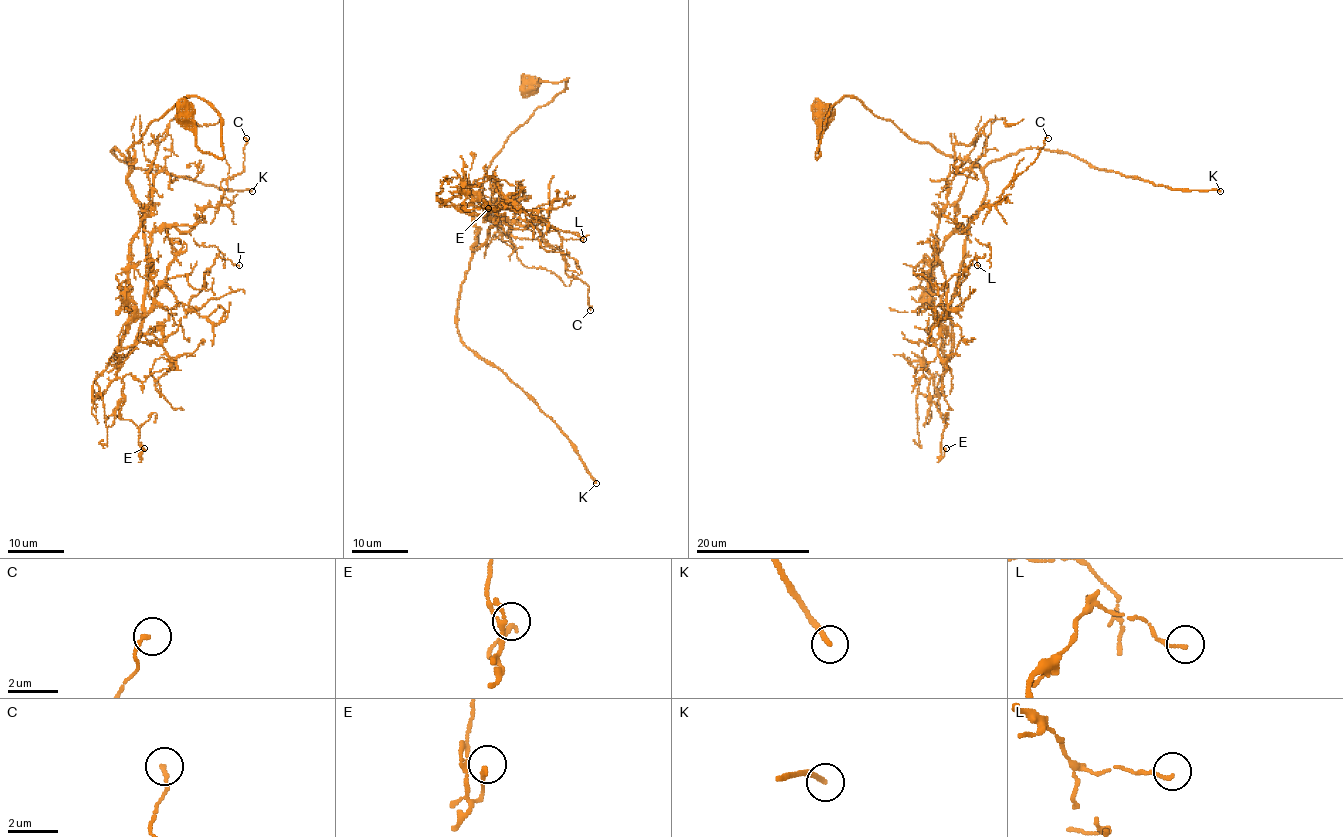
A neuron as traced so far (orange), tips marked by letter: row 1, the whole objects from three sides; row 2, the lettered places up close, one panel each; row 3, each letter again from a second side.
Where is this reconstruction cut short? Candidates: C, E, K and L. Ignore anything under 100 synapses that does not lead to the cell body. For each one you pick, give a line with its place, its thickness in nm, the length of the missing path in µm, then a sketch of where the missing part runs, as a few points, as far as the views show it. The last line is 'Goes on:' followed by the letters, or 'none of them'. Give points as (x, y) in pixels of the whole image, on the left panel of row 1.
K: at (252, 191); 200 nm thick; about 350 µm are missing
Goes on: K

